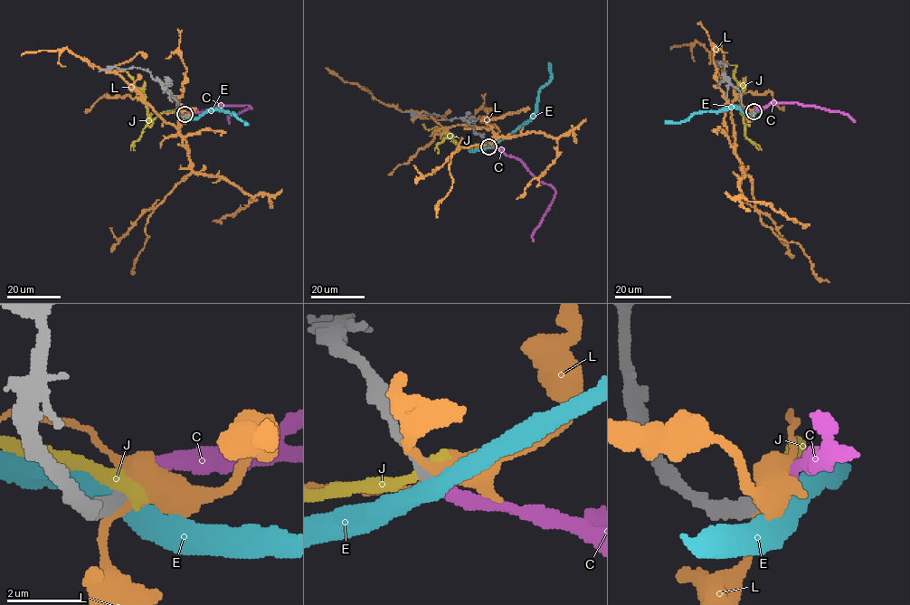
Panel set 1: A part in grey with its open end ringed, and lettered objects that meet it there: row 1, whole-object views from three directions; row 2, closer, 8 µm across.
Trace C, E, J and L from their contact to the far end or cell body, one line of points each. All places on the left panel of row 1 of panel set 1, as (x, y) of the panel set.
C: (184, 114), (201, 112), (219, 105), (249, 105), (251, 108), (232, 114), (228, 124)
E: (184, 115), (197, 118), (210, 110), (223, 109), (244, 123)
J: (184, 114), (161, 112), (152, 119), (145, 93), (134, 86), (133, 79), (124, 70), (119, 70)
L: (184, 113), (194, 108), (177, 108), (185, 147), (179, 130), (114, 72), (68, 49), (22, 55)

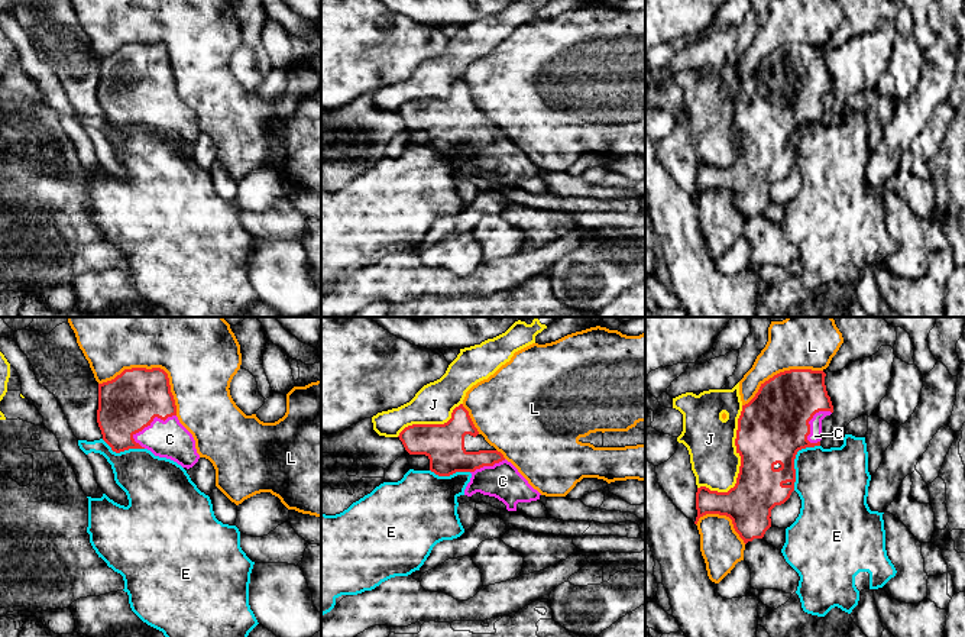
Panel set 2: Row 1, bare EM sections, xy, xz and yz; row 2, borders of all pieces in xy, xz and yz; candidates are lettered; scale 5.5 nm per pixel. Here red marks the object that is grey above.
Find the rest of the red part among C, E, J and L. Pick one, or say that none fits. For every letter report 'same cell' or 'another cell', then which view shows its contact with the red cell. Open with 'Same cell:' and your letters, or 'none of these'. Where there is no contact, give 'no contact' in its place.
Same cell: C
C: same cell; contact in xy
E: another cell; contact in yz
J: another cell; contact in yz
L: another cell; contact in xy

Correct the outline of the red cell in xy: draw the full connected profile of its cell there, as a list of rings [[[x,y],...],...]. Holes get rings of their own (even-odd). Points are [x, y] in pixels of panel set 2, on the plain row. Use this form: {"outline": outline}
{"outline": [[[161,43],[124,45],[114,55],[98,59],[97,98],[103,116],[116,129],[129,125],[148,125],[155,132],[171,135],[187,145],[200,135],[192,110],[177,93],[169,54]]]}

